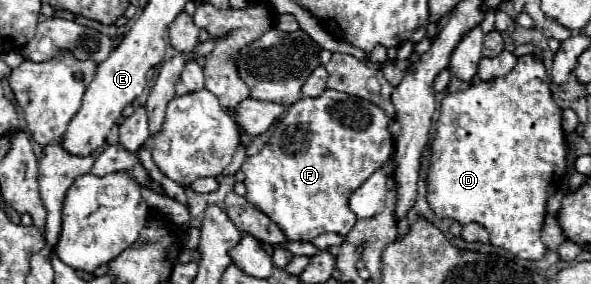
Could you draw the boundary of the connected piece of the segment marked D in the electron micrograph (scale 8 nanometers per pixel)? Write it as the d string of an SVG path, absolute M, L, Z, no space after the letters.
M525 54L525 56L517 58L515 68L507 76L499 76L499 78L487 80L487 82L477 80L467 90L447 94L445 100L441 102L441 114L437 120L437 134L431 144L431 158L429 158L429 170L427 170L427 200L439 218L457 220L463 226L469 222L477 222L489 232L493 246L505 248L523 260L539 260L539 258L543 258L543 254L547 250L545 244L541 242L545 206L547 206L547 198L559 190L559 184L561 184L561 180L565 176L565 168L567 168L567 146L565 146L565 134L561 128L561 108L555 104L555 100L551 96L549 82L551 82L551 78L547 76L543 62L533 54Z

